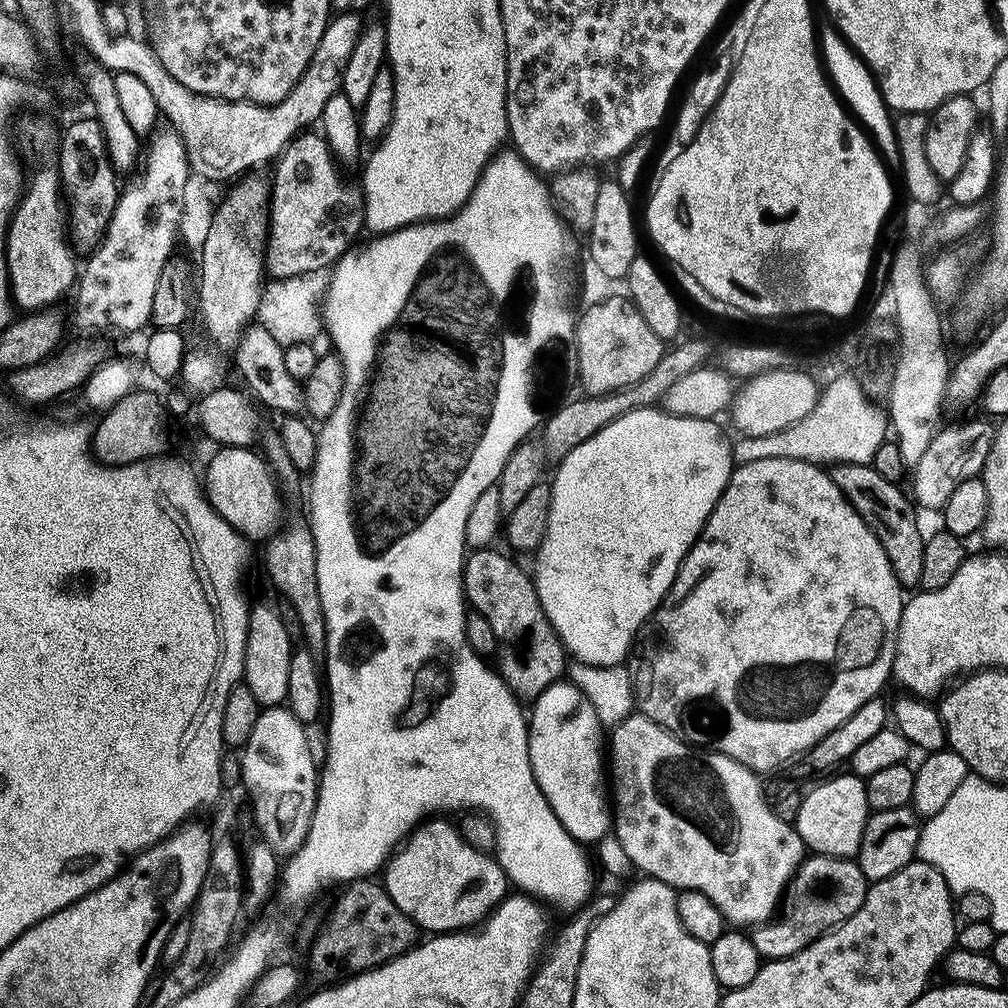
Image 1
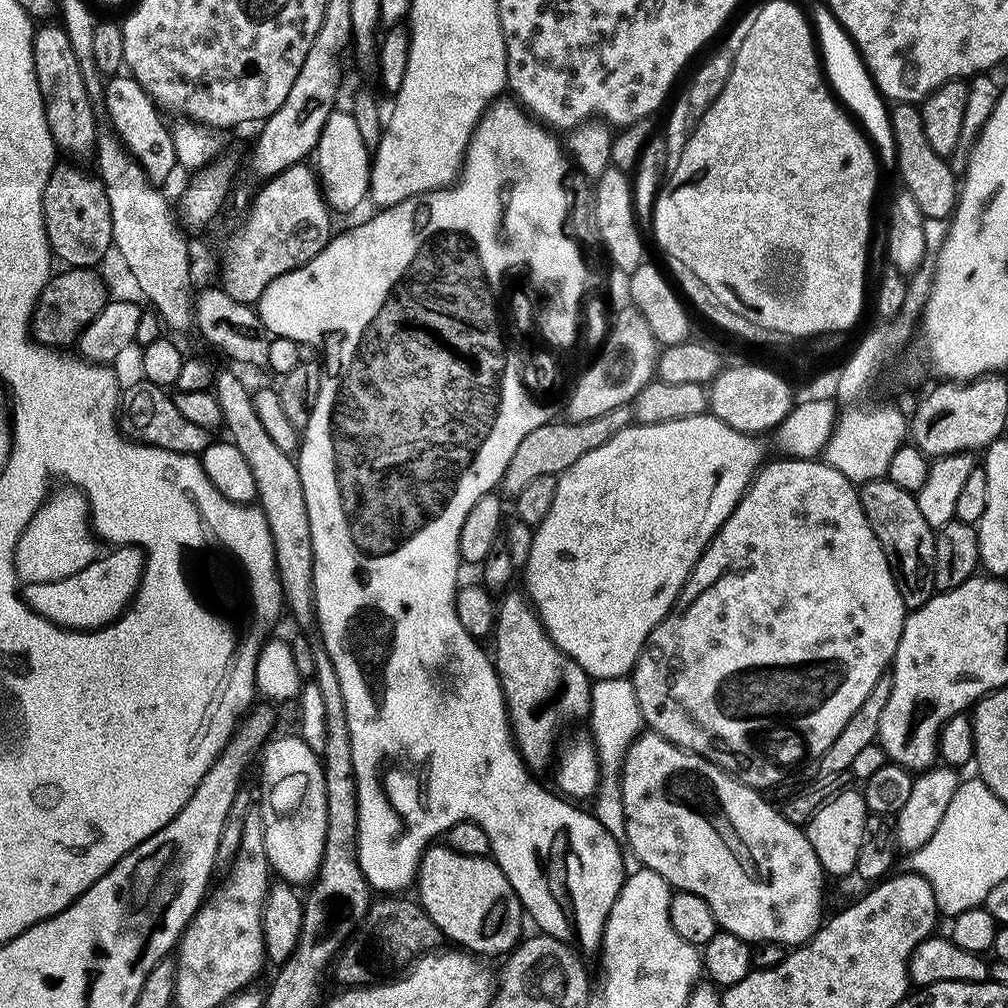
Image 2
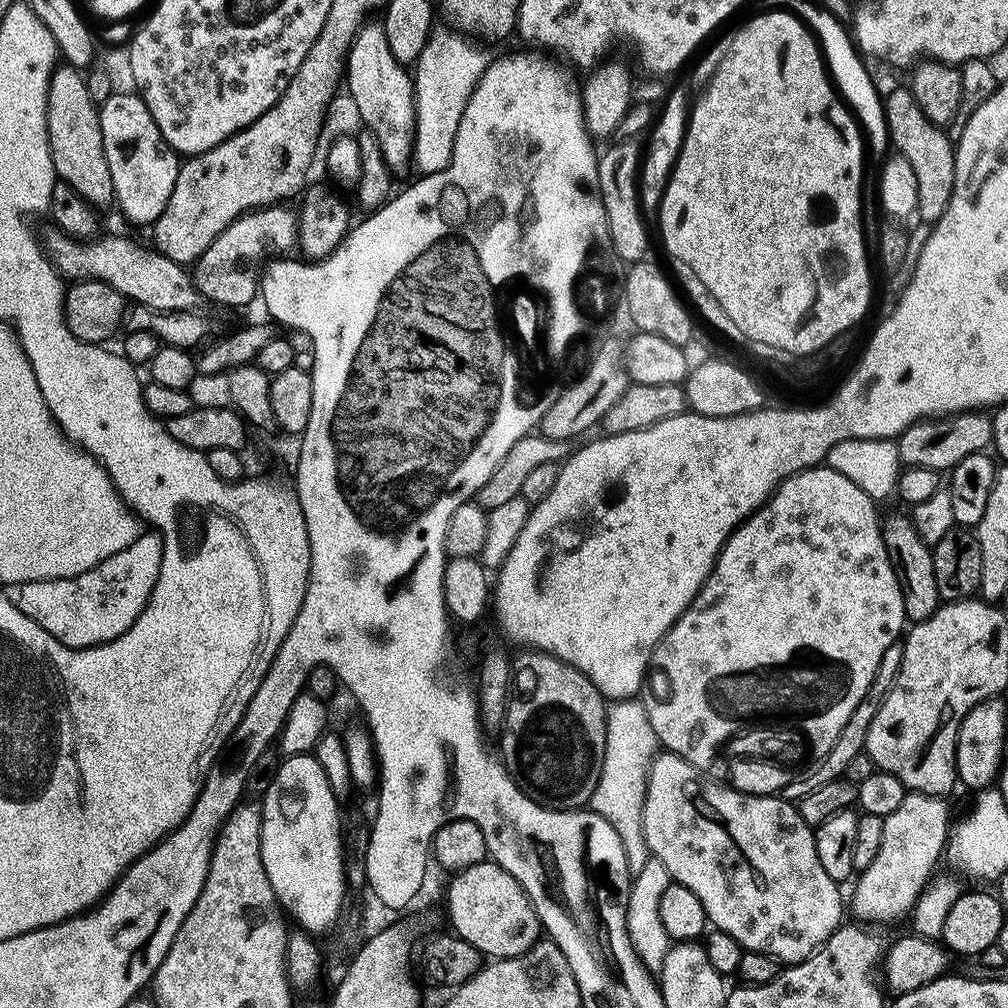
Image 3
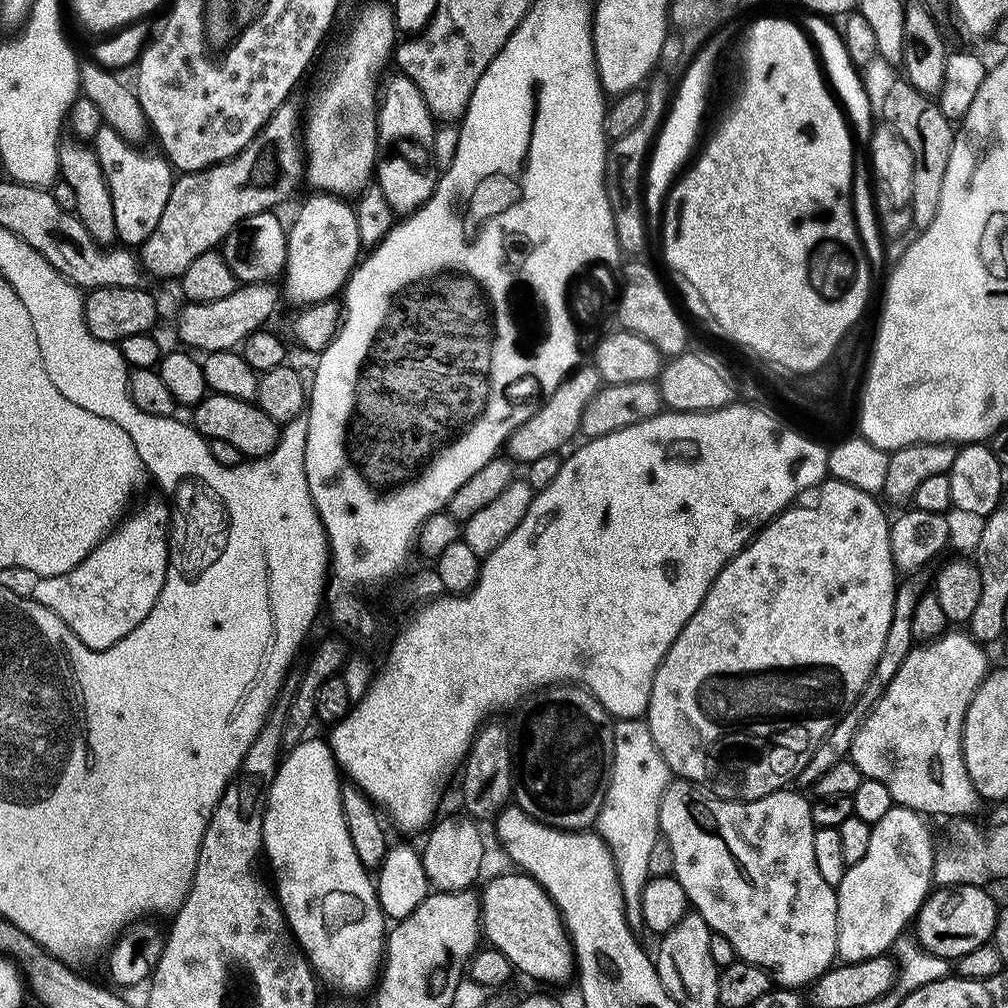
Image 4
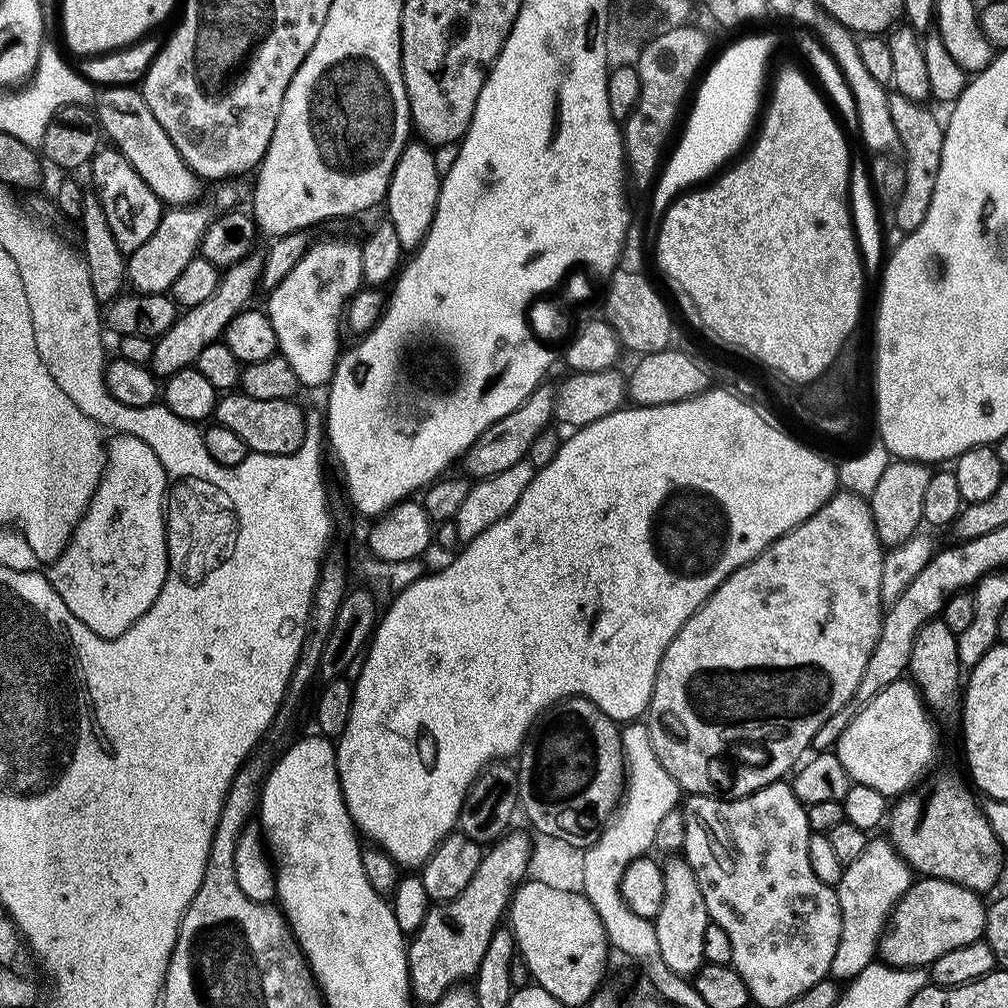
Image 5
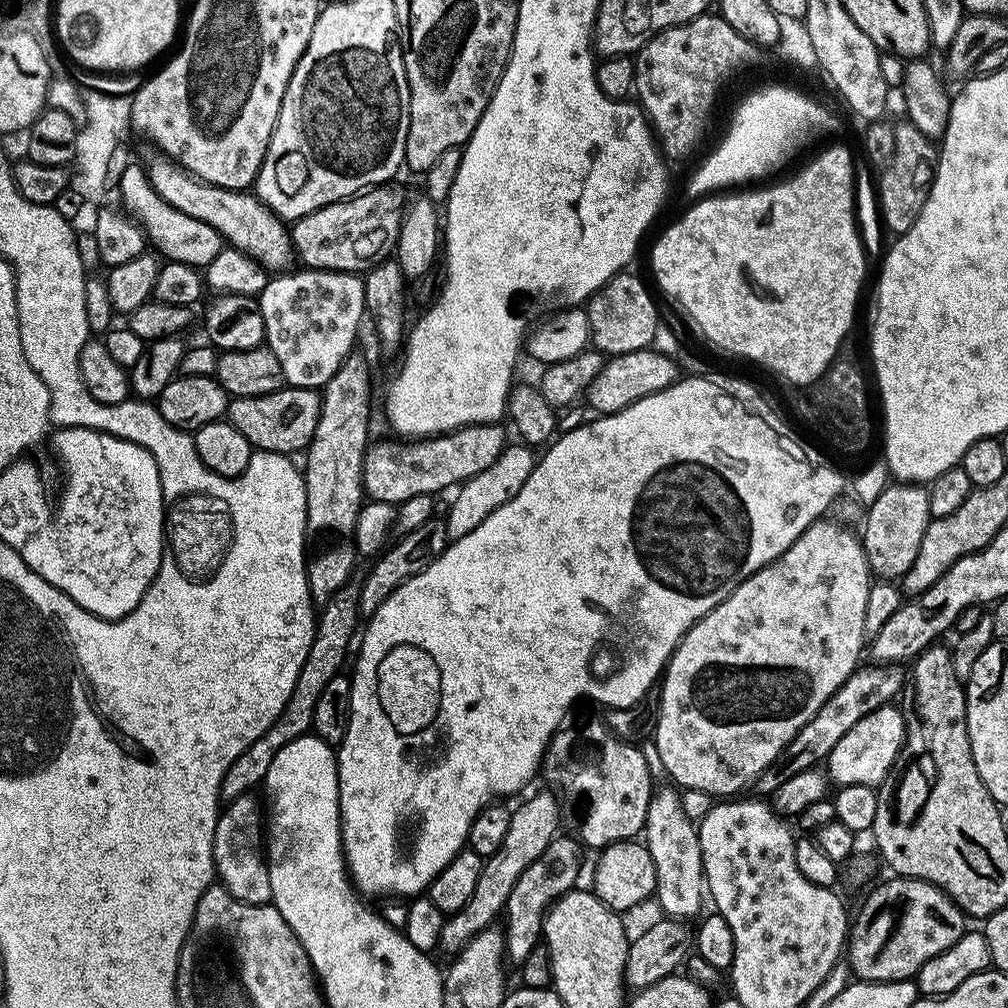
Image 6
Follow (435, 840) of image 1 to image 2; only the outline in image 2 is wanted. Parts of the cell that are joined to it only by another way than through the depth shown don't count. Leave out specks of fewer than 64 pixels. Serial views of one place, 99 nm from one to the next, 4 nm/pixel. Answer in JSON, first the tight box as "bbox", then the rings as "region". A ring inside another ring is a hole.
{"bbox":[414,843,526,957],"region":[[[433,843],[420,859],[420,868],[416,871],[414,892],[418,903],[432,920],[432,927],[437,933],[449,936],[453,945],[475,954],[477,957],[500,956],[512,951],[525,935],[526,913],[520,904],[519,896],[511,888],[506,874],[496,865],[495,860],[485,856],[467,856],[443,843]]]}

